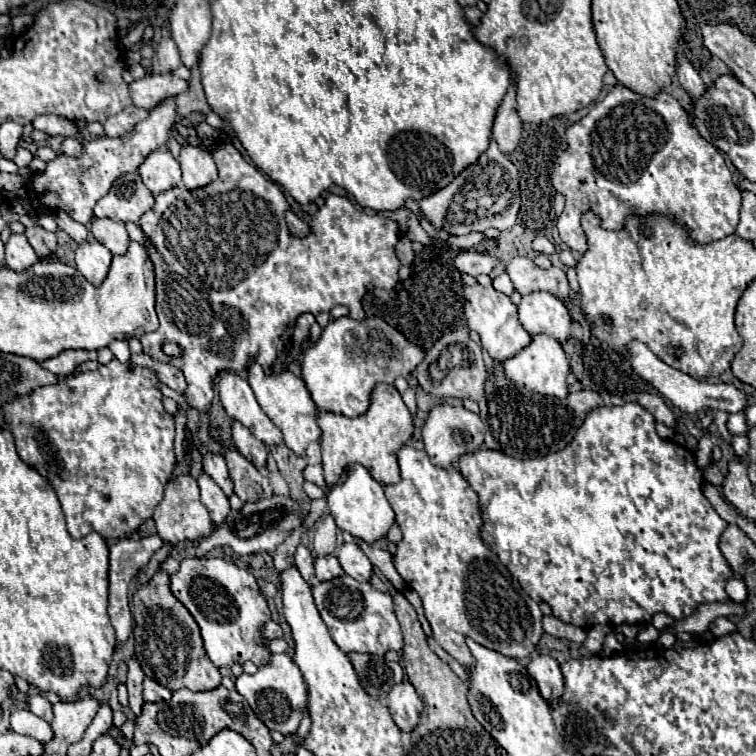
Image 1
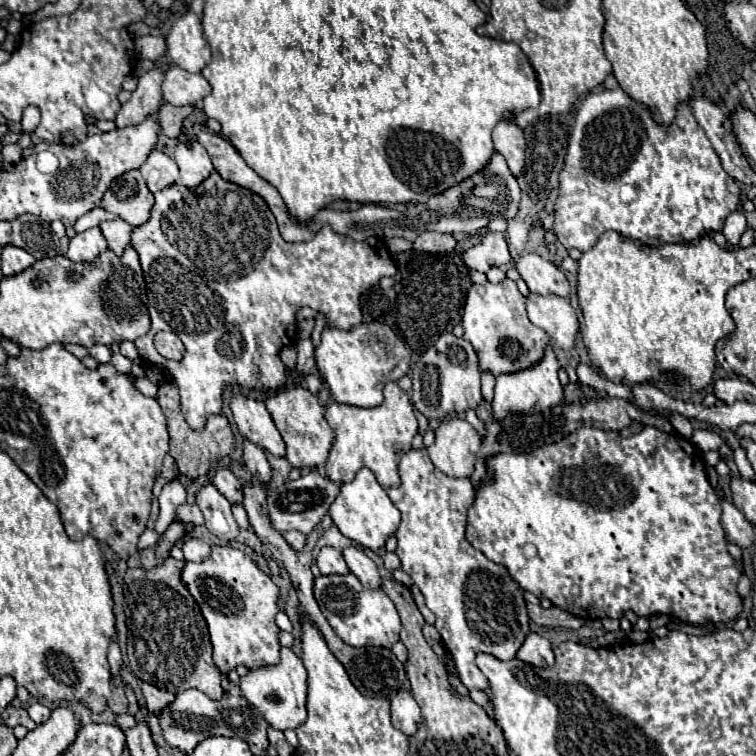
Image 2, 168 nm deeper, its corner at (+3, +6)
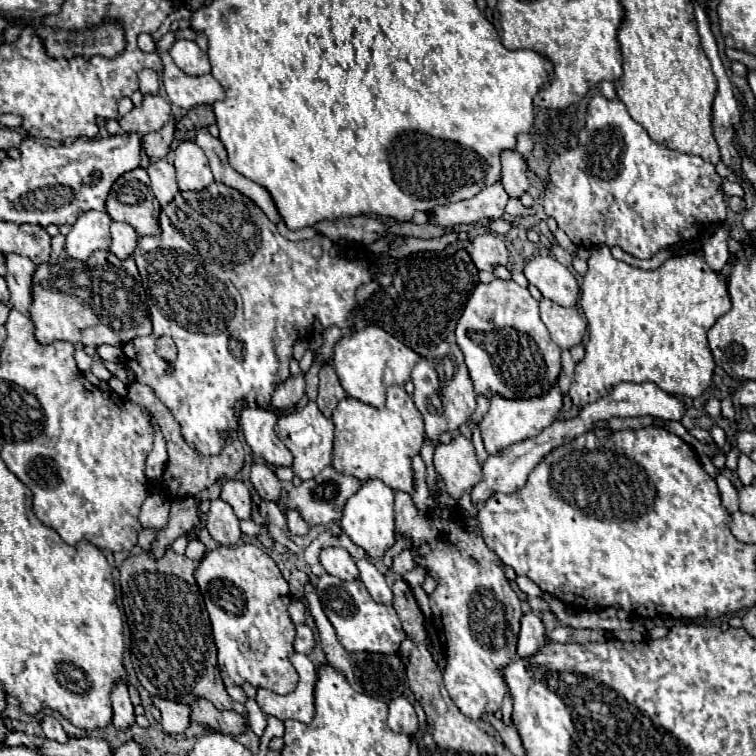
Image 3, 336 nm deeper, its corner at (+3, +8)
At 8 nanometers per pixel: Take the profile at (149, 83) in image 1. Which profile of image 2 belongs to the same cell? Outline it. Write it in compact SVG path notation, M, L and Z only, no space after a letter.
M177 66L165 72L163 98L173 106L197 106L211 92L211 84L201 74L191 74Z

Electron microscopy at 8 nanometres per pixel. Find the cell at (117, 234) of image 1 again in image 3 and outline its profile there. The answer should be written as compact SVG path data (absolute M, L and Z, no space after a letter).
M111 222L111 246L109 250L117 256L117 258L127 258L133 254L135 244L137 244L137 232L123 222Z

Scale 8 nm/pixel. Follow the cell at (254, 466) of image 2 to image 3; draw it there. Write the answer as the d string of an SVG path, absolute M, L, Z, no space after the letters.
M267 464L251 466L251 482L263 500L277 500L281 496L281 482Z

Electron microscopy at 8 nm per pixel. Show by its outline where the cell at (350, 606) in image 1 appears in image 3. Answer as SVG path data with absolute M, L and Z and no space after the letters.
M323 574L315 580L317 596L323 604L323 610L333 624L339 642L347 652L379 652L379 654L397 654L399 644L405 640L401 620L391 604L379 604L371 598L361 580L339 580L331 574Z

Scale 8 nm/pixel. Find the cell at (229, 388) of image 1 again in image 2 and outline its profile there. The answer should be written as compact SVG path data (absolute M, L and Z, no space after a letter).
M235 394L231 398L233 418L237 422L239 432L257 444L259 448L271 452L273 456L285 456L285 446L279 430L275 428L265 404L261 400Z

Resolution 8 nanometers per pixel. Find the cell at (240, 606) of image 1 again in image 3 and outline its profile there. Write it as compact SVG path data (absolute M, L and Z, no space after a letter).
M253 544L217 546L195 570L195 580L211 618L217 662L225 686L251 682L279 694L295 690L297 672L289 662L295 626L287 614L289 584L267 552Z

